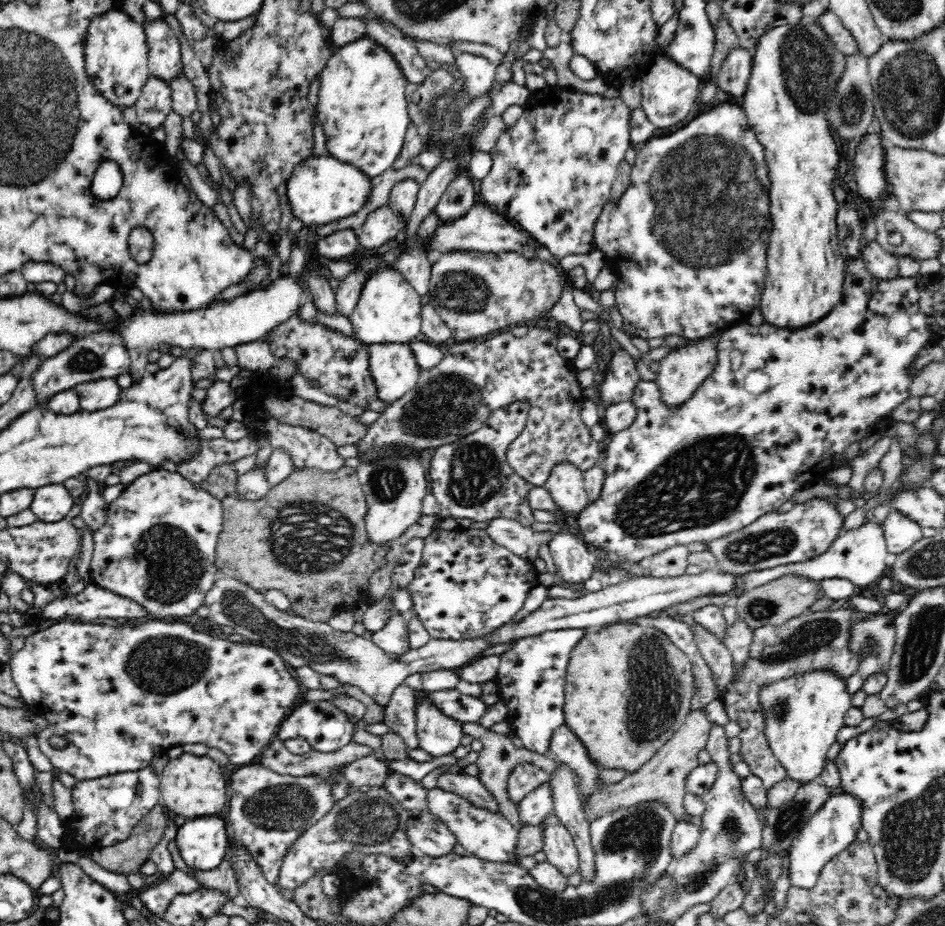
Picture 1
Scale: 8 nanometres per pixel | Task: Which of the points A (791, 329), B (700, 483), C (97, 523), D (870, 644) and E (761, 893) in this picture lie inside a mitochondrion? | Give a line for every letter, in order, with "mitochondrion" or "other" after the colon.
A: other
B: mitochondrion
C: other
D: mitochondrion
E: mitochondrion

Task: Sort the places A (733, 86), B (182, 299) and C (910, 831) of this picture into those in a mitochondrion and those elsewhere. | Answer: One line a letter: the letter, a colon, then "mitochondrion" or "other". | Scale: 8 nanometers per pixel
A: other
B: other
C: mitochondrion

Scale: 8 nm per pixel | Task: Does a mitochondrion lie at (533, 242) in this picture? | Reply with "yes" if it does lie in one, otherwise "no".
no

